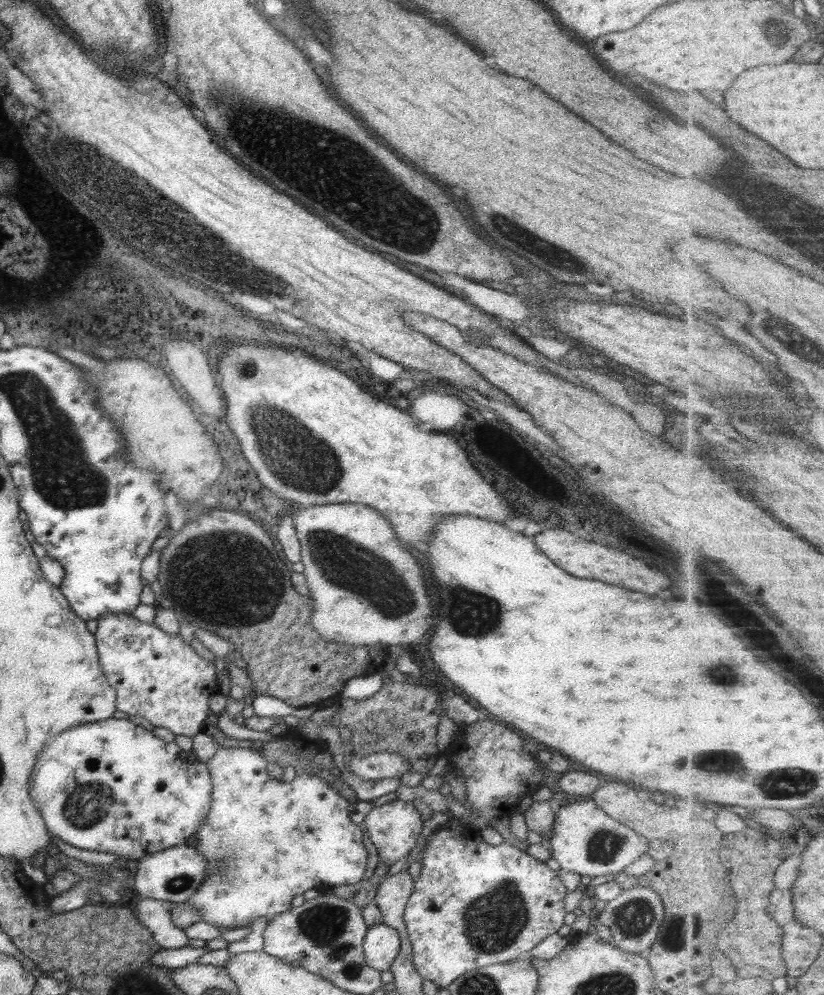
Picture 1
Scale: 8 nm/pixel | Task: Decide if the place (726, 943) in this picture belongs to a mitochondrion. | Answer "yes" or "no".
no

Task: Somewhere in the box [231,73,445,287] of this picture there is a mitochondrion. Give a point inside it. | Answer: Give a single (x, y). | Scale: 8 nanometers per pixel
(406, 225)

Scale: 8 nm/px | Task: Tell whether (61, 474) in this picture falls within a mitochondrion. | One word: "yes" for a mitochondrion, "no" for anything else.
yes

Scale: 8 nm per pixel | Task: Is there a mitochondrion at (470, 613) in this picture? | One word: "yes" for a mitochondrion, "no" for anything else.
yes

